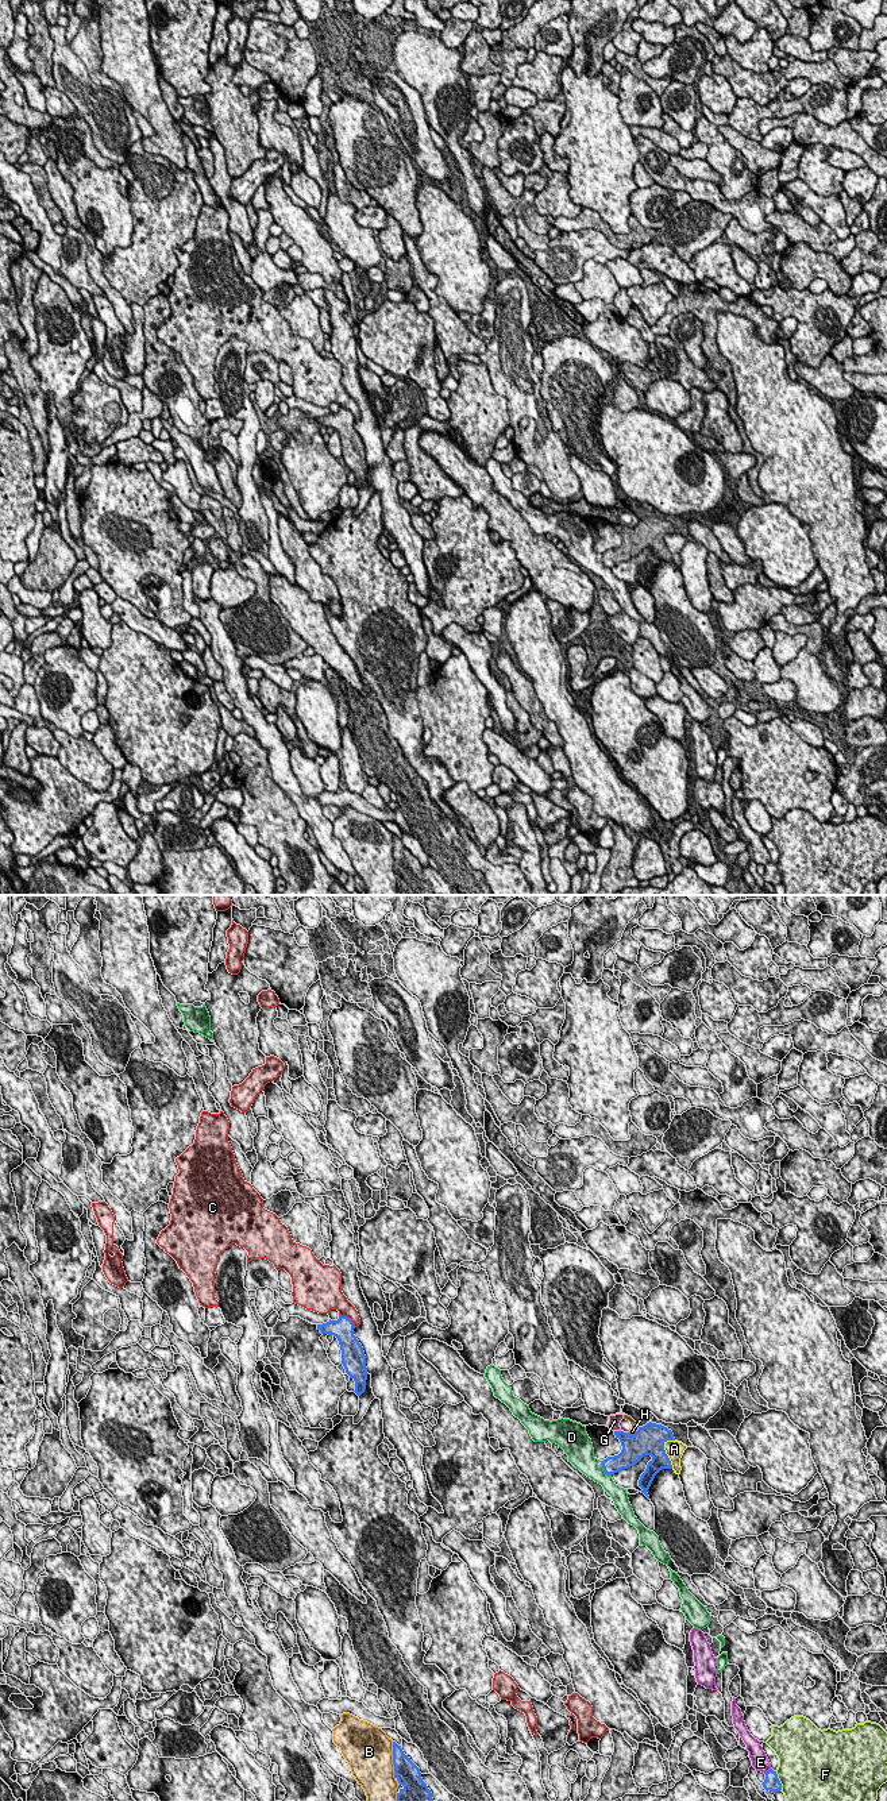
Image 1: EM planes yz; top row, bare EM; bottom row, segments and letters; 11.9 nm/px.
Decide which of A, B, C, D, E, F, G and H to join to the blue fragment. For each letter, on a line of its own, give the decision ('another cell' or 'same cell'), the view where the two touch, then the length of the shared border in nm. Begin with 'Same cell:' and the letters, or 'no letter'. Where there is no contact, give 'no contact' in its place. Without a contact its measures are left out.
Same cell: no letter
A: another cell | yz | 360 nm
B: another cell | yz | 440 nm
C: another cell | yz | 260 nm
D: another cell | yz | 220 nm
E: another cell | yz | 110 nm
F: another cell | yz | 240 nm
G: another cell | yz | 80 nm
H: another cell | yz | 140 nm

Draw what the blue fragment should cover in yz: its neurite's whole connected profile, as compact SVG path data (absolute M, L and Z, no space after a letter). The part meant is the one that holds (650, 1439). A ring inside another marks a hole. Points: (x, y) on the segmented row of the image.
M649 1422L639 1427L635 1435L624 1431L614 1431L614 1435L620 1439L622 1450L618 1455L608 1457L602 1461L605 1474L612 1476L636 1465L644 1455L651 1455L652 1459L639 1480L639 1486L643 1489L641 1493L649 1499L647 1490L655 1476L662 1469L672 1469L671 1461L664 1450L667 1441L675 1441L672 1431L662 1424Z

